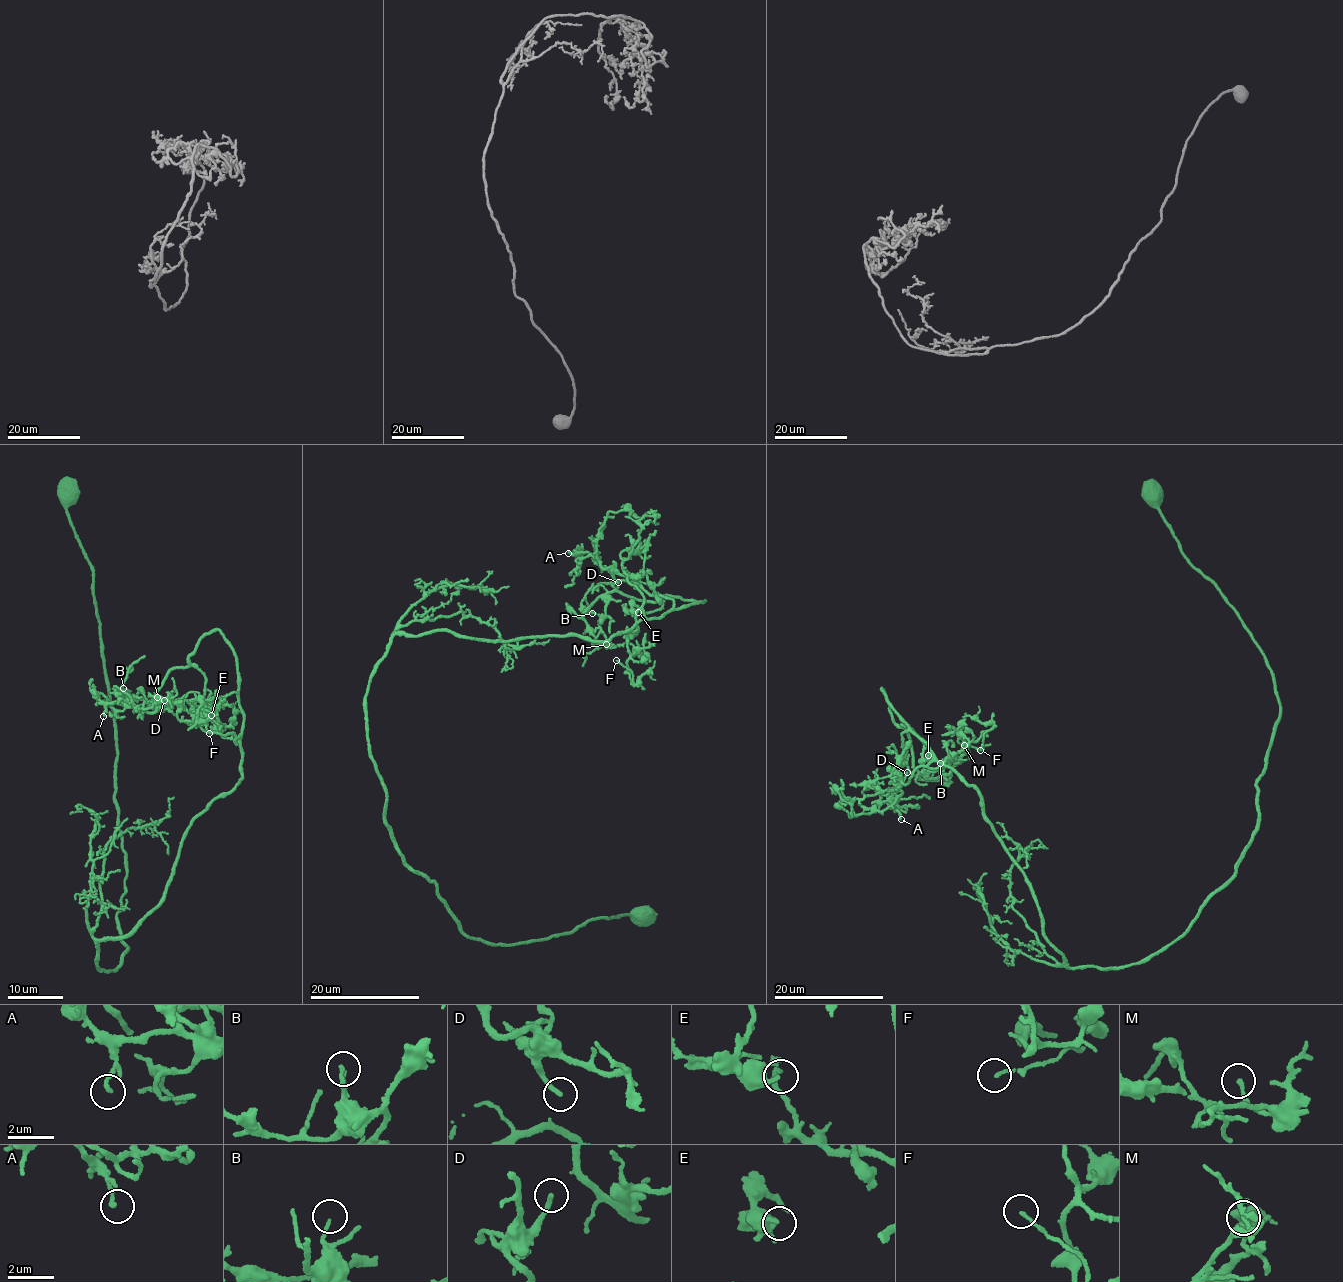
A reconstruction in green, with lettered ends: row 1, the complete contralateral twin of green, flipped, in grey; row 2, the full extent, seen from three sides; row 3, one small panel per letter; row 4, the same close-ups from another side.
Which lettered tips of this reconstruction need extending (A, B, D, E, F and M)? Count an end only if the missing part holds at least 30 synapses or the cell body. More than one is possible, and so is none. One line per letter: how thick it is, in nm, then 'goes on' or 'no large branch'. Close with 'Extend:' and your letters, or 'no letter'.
A: 130 nm thick; no large branch
B: 110 nm thick; no large branch
D: 180 nm thick; no large branch
E: 280 nm thick; goes on
F: 130 nm thick; no large branch
M: 170 nm thick; no large branch
Extend: E

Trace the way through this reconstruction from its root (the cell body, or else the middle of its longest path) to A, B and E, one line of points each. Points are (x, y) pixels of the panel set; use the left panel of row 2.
A: (69, 490), (126, 857), (106, 971), (97, 941), (135, 932), (241, 780), (243, 716), (235, 691), (103, 716)
B: (69, 490), (126, 857), (106, 971), (97, 941), (135, 932), (242, 776), (223, 634), (149, 707), (123, 688)
E: (69, 490), (126, 857), (128, 950), (99, 969), (241, 780), (216, 629), (188, 658), (211, 715)

